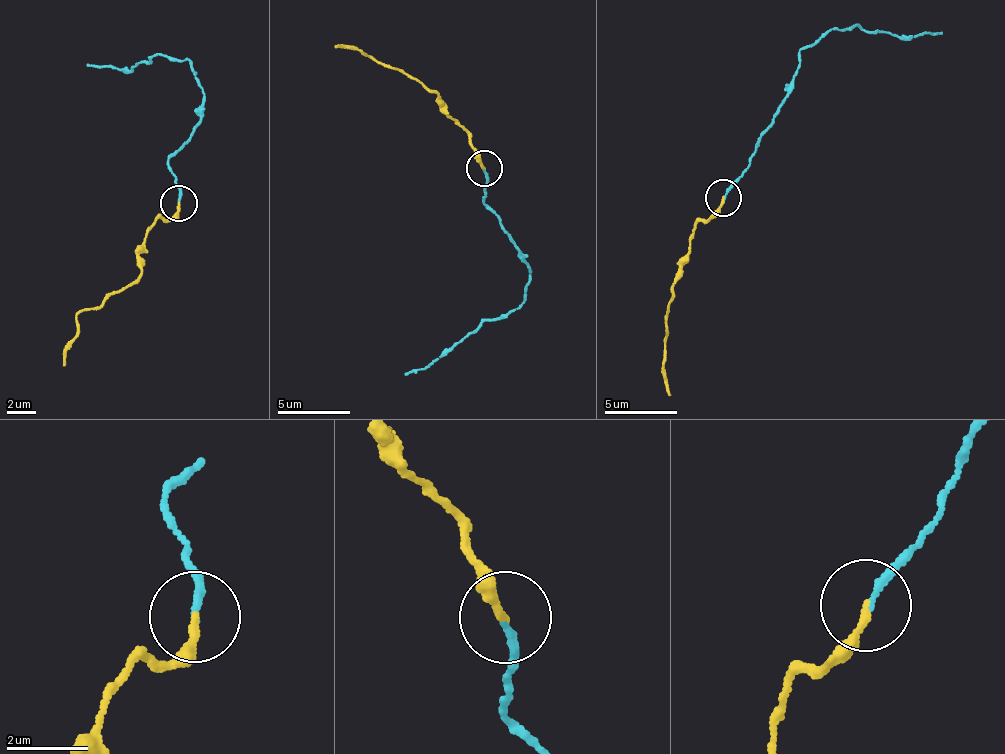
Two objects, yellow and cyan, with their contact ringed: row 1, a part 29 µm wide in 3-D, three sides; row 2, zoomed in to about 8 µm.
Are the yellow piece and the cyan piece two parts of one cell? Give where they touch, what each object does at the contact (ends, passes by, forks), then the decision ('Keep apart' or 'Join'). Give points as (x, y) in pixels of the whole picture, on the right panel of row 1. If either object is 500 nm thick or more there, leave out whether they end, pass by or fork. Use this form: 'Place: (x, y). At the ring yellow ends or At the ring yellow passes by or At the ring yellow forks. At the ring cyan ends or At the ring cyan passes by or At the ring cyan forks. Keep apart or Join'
Place: (723, 197). At the ring yellow ends. At the ring cyan ends. Keep apart

